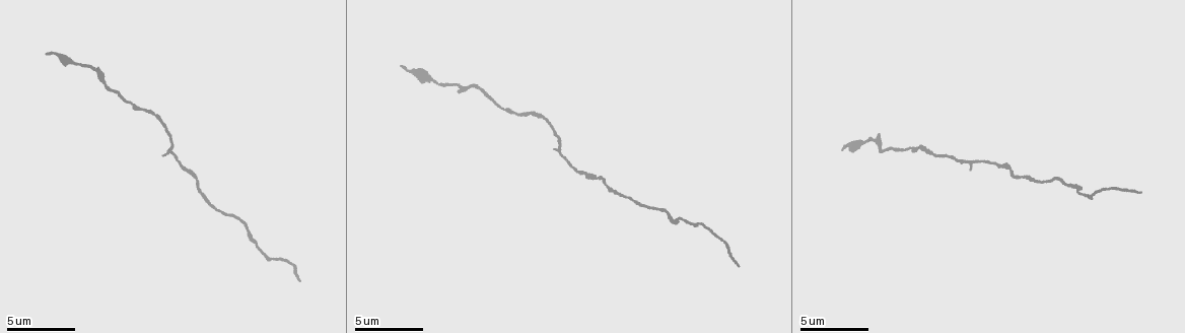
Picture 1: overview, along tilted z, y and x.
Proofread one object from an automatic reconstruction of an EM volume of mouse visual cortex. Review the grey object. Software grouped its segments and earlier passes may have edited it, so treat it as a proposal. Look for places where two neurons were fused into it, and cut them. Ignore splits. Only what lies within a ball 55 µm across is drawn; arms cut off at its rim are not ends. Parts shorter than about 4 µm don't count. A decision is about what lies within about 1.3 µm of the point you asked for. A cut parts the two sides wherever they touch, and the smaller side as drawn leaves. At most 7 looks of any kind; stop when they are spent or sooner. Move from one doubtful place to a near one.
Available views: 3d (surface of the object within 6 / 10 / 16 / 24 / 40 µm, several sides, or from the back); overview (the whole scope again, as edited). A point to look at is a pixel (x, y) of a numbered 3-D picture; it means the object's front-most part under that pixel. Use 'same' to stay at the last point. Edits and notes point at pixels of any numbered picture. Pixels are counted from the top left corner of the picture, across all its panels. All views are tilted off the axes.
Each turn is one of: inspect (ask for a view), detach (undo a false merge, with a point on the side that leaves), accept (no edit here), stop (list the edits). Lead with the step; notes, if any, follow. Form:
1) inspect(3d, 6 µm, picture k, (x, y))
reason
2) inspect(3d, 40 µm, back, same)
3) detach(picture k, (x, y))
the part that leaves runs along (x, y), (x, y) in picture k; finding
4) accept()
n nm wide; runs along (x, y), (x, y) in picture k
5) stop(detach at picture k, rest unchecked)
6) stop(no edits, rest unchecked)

inspect(3d, 16 µm, picture 1, (1034, 178))
calibre changes

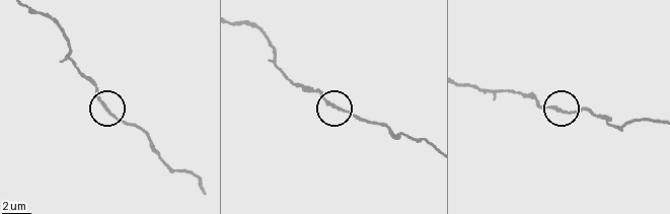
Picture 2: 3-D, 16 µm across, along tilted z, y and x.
accept()
runs along (285, 75), (311, 88), (328, 105), (373, 124) in picture 2; continuous, no second neuron

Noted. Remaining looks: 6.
inspect(3d, 10 µm, picture 1, (252, 239))
calibre changes

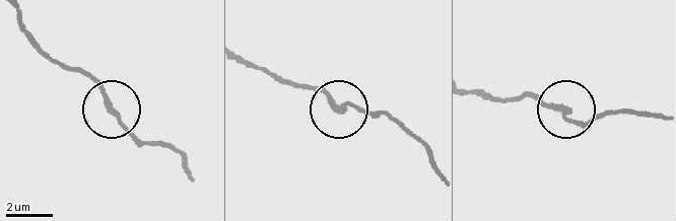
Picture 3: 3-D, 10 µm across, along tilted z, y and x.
accept()
220 nm wide; runs along (17, 12), (50, 59), (85, 72), (122, 124), (151, 146) in picture 3; one neuron here

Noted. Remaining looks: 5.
inspect(3d, 10 µm, picture 1, (570, 163))

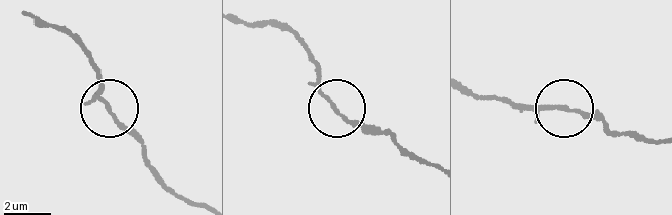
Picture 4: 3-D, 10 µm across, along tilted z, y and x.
accept()
130 nm wide; runs along (334, 108), (318, 62) in picture 4; continuous, no second neuron

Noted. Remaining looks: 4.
stop(no edits, rest unchecked)

